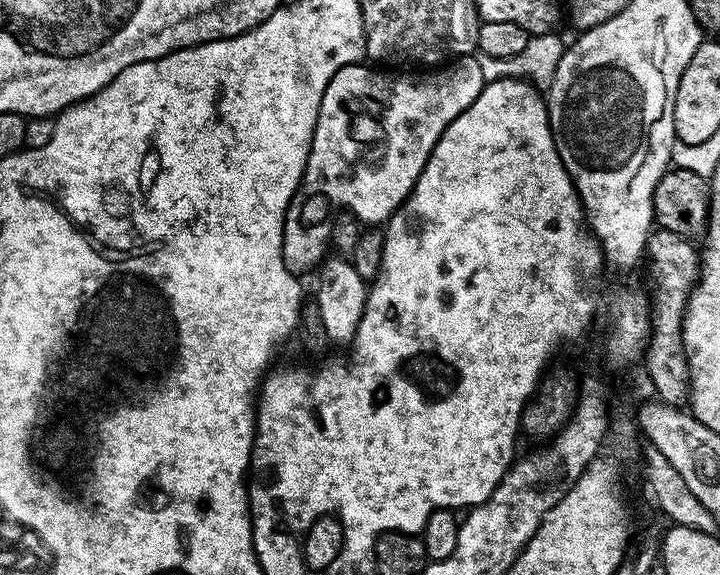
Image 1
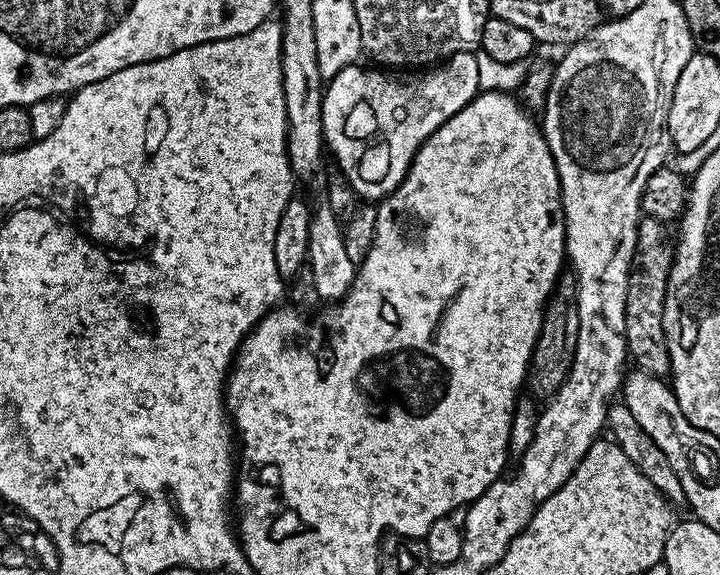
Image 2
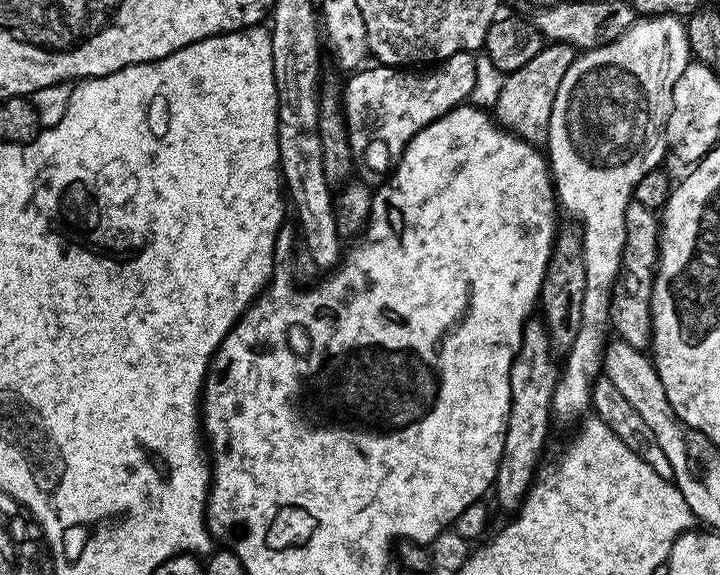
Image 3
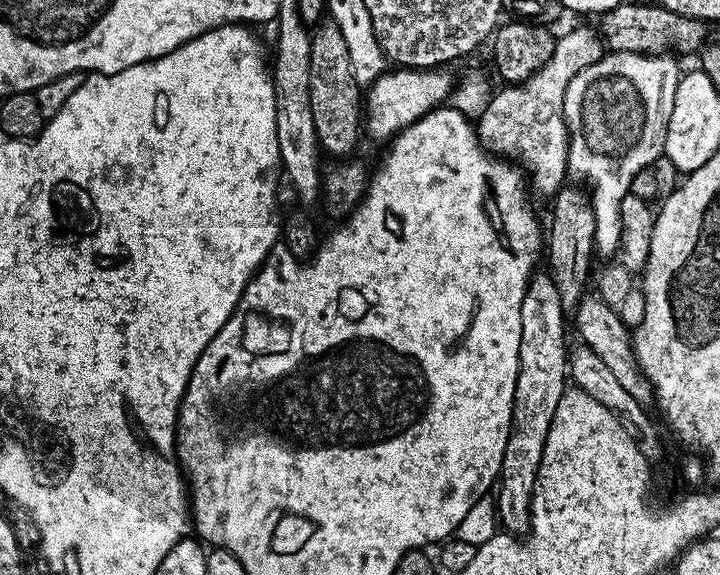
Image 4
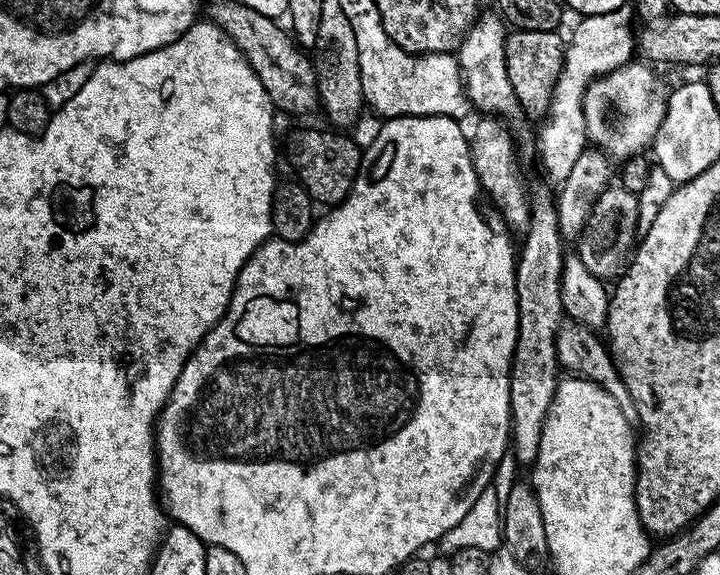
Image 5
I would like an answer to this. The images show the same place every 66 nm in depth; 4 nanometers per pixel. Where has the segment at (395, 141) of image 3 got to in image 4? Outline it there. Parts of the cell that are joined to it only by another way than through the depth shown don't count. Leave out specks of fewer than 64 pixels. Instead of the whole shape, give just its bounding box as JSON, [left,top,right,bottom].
[366,70,454,141]

